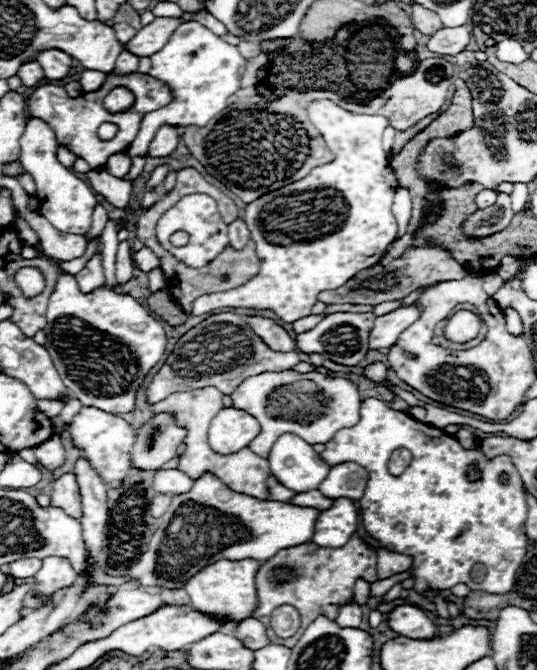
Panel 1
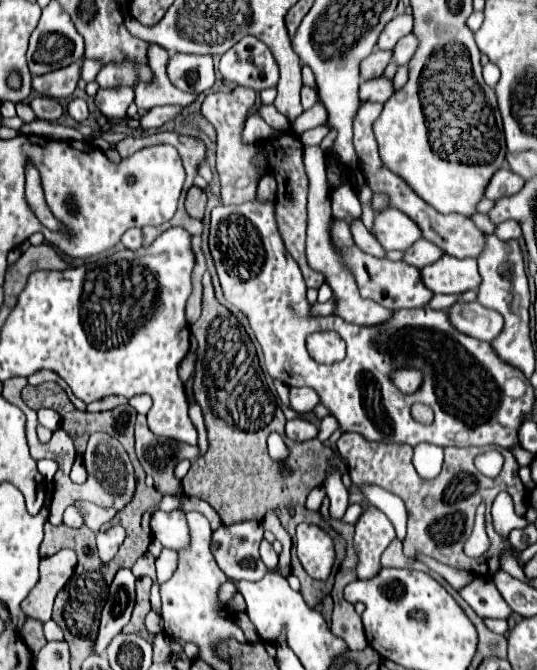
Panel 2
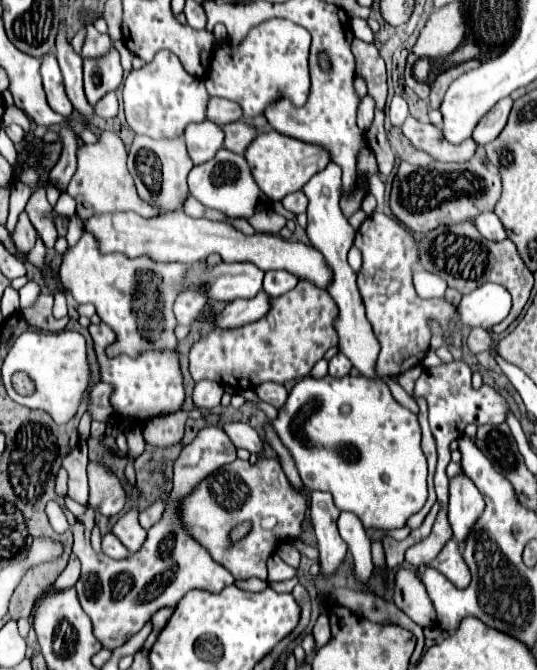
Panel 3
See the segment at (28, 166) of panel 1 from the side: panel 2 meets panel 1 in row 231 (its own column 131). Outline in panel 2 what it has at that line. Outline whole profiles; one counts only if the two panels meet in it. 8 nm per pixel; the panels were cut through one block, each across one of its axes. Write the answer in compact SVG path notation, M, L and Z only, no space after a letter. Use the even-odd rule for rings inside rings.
M134 60L106 64L96 76L100 88L122 88L122 86L134 88L136 80L138 80L138 64Z

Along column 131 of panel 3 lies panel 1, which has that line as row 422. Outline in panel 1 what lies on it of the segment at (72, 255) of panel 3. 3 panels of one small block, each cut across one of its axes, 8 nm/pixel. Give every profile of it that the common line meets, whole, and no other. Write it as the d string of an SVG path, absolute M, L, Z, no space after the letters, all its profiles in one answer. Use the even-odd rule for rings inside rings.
M296 370L264 372L258 376L250 376L230 396L234 408L244 410L258 420L260 434L256 436L256 440L252 440L248 448L262 458L270 456L274 442L282 434L296 434L312 446L326 444L340 428L350 428L352 424L356 424L362 402L358 386L350 380L330 378L320 372L300 374Z

